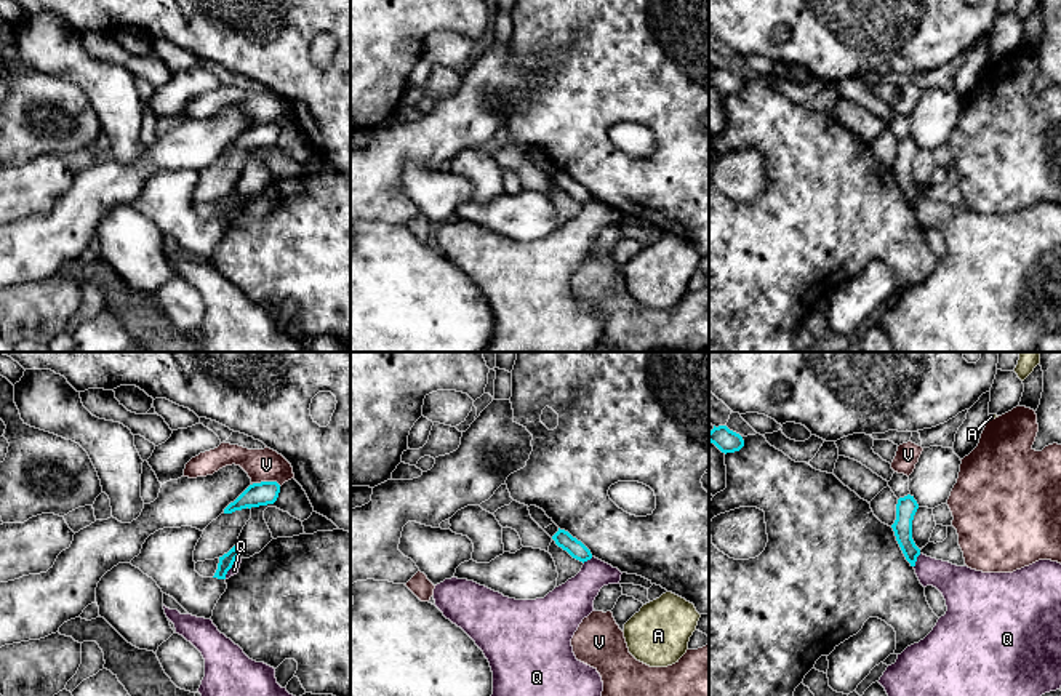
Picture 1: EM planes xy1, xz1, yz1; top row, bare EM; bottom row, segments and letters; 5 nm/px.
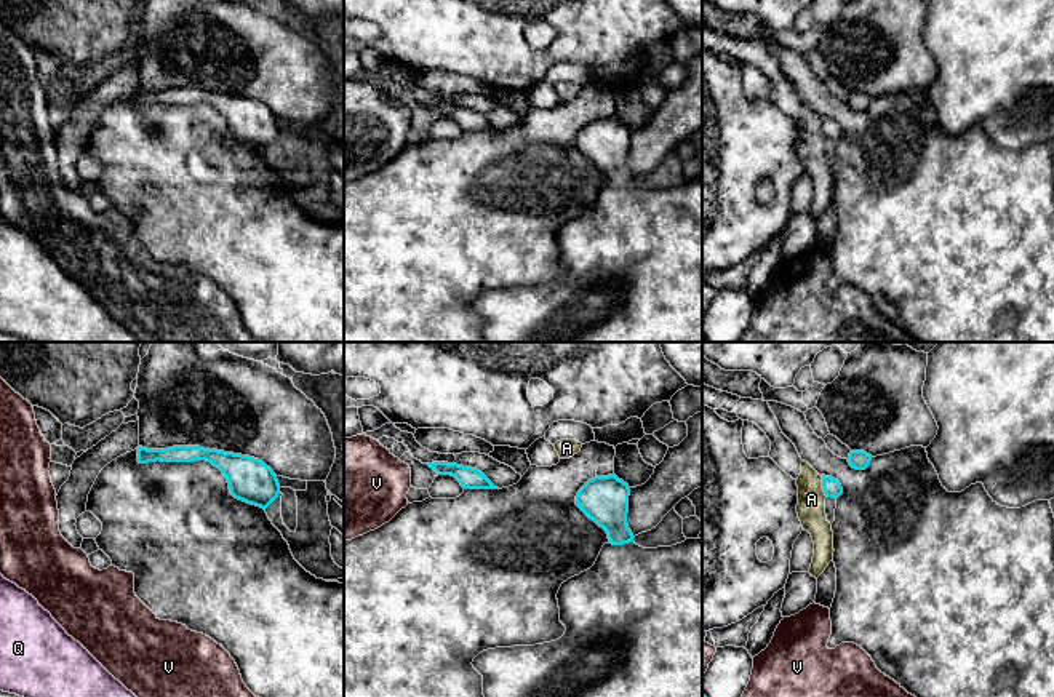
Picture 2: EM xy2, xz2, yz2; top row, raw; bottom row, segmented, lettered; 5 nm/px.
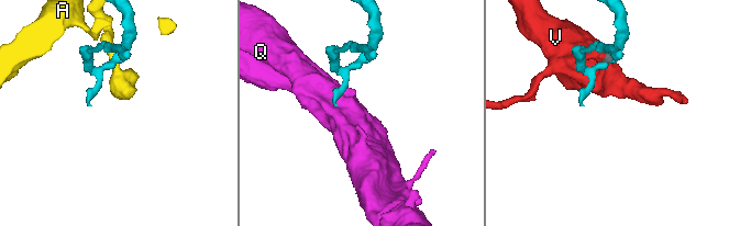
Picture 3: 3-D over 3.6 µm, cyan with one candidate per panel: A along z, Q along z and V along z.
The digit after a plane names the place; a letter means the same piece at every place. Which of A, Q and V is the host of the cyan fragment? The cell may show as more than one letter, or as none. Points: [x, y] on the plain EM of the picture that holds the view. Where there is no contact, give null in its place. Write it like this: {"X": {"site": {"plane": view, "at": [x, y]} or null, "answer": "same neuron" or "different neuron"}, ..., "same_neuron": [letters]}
{"A": {"site": {"plane": "yz2", "at": [822, 130]}, "answer": "different neuron"}, "Q": {"site": {"plane": "xy1", "at": [231, 208]}, "answer": "different neuron"}, "V": {"site": {"plane": "xy1", "at": [268, 124]}, "answer": "different neuron"}, "same_neuron": []}

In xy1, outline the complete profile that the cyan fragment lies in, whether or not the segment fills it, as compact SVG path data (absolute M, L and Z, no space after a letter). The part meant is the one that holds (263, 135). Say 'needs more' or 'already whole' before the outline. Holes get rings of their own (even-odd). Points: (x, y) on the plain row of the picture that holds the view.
already whole; M261 123L250 126L234 144L230 144L224 155L232 155L242 150L274 146L278 139L280 126L277 123Z

